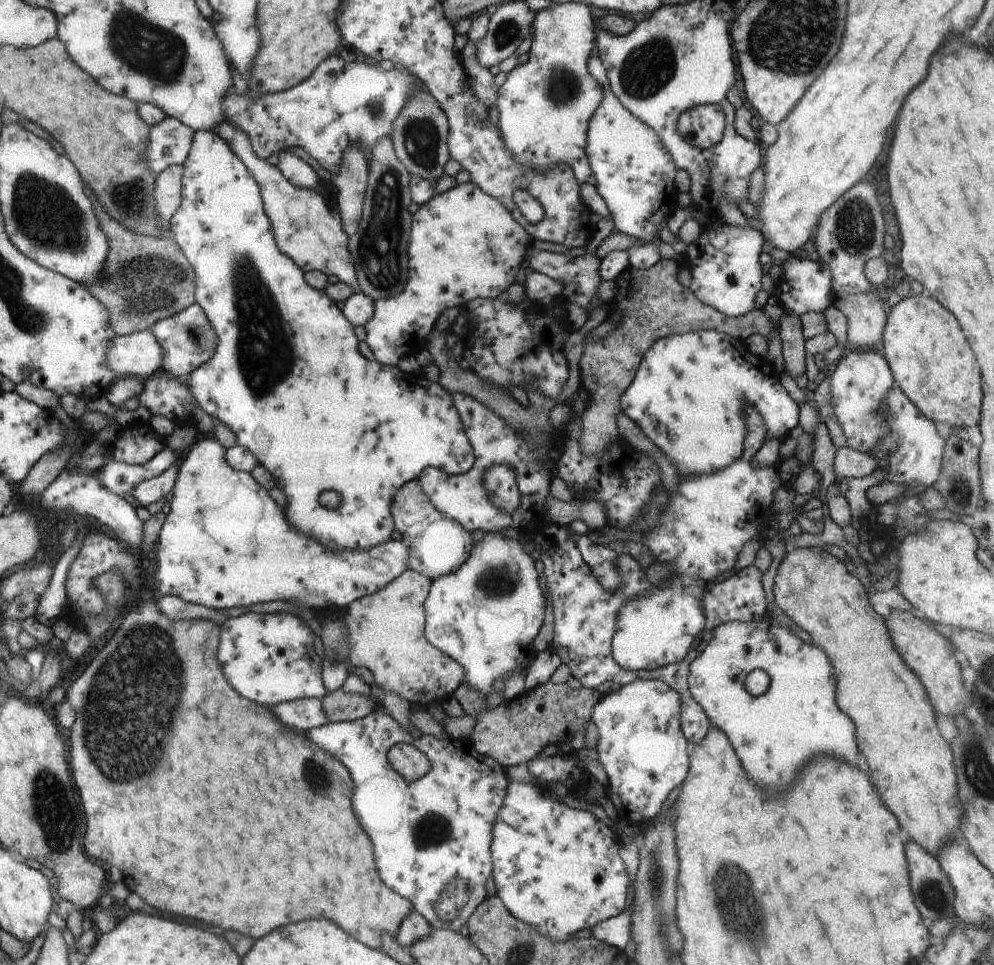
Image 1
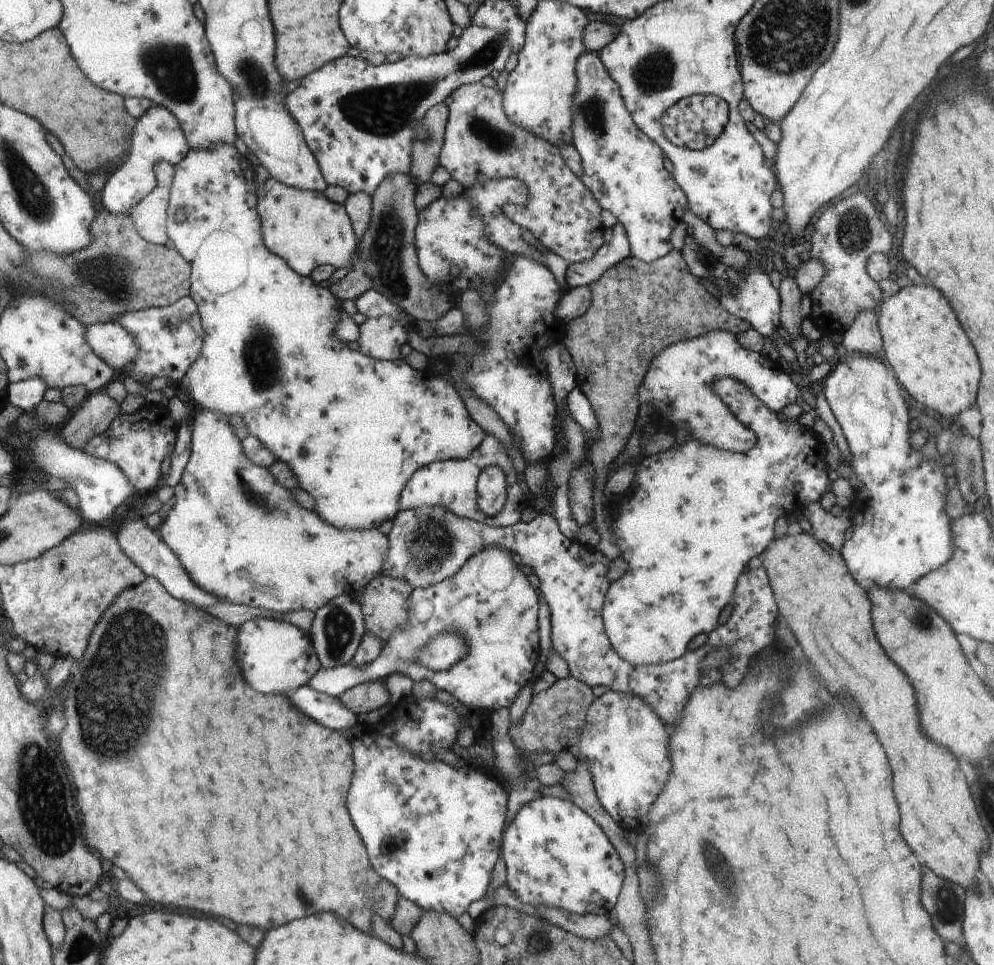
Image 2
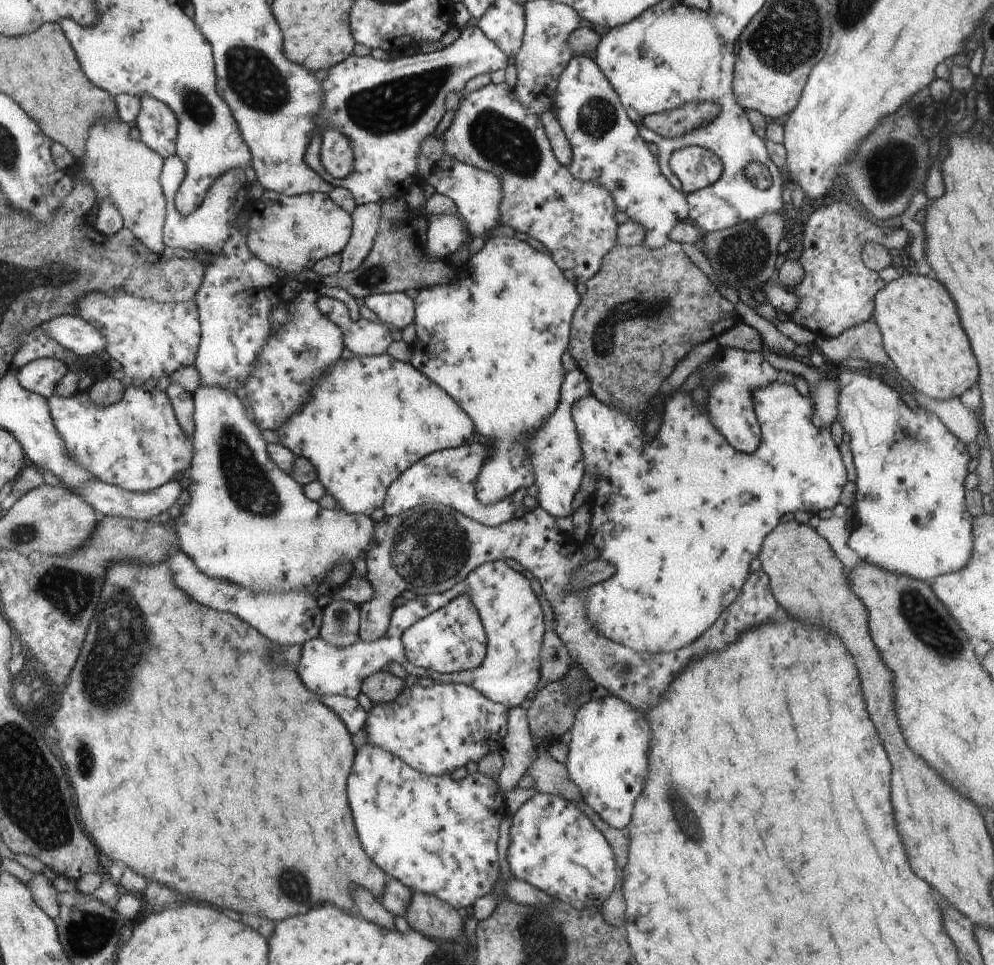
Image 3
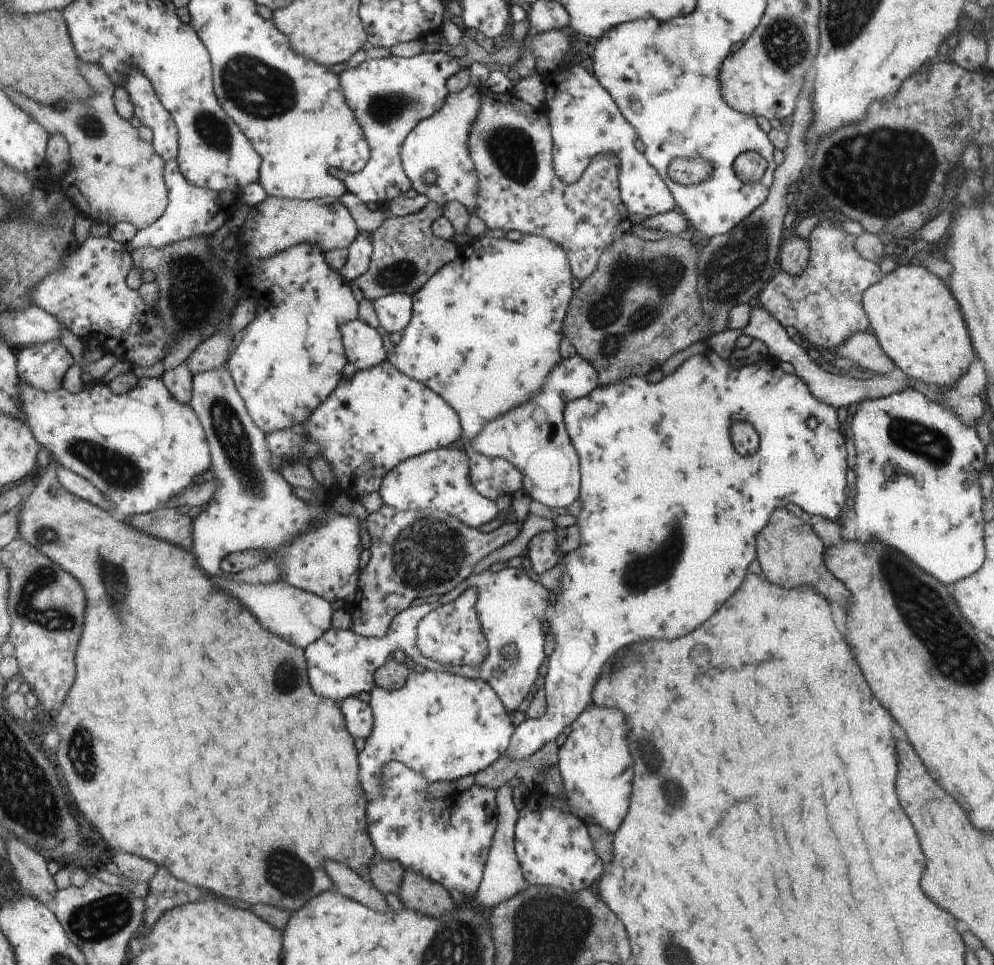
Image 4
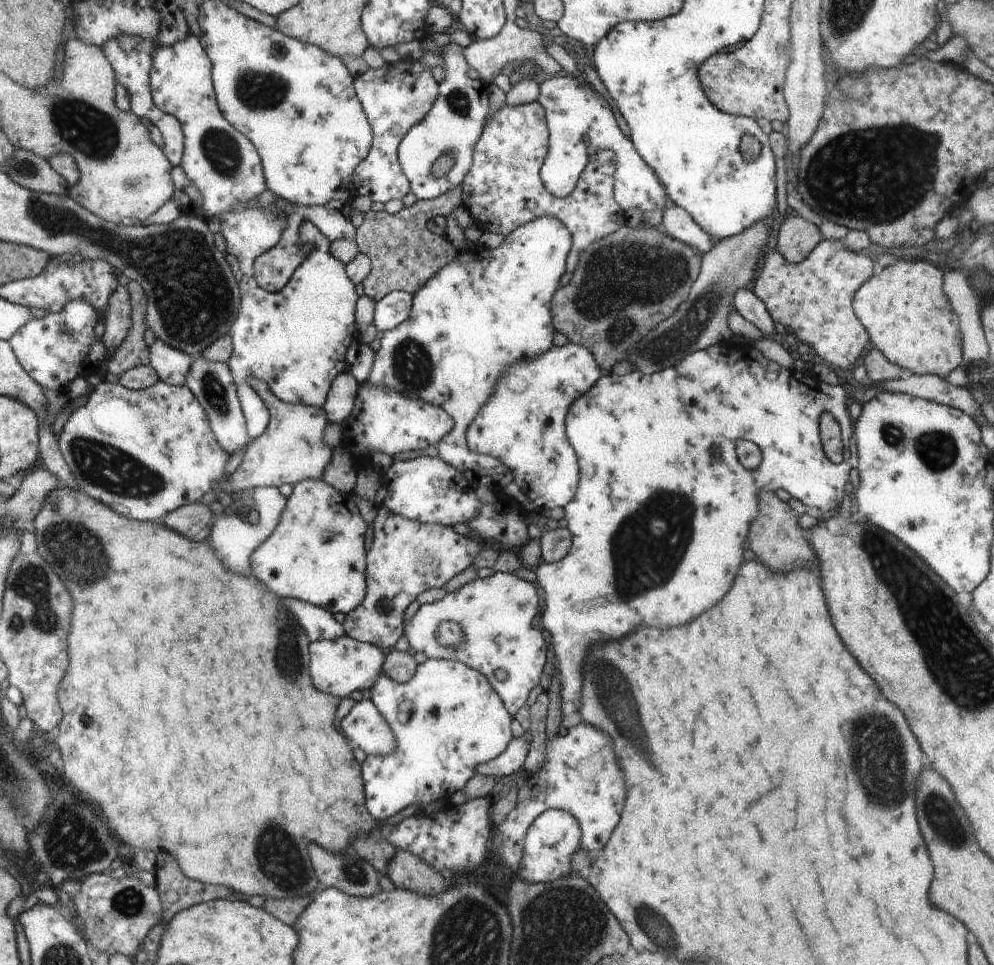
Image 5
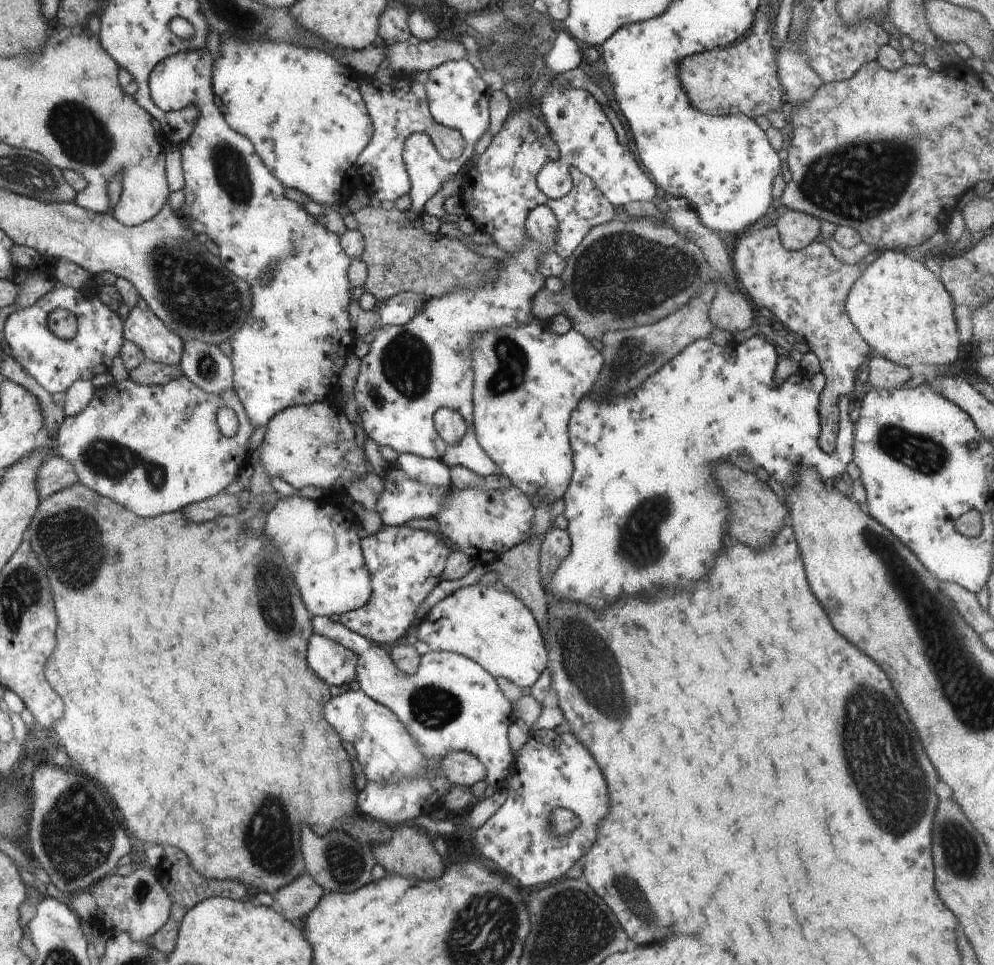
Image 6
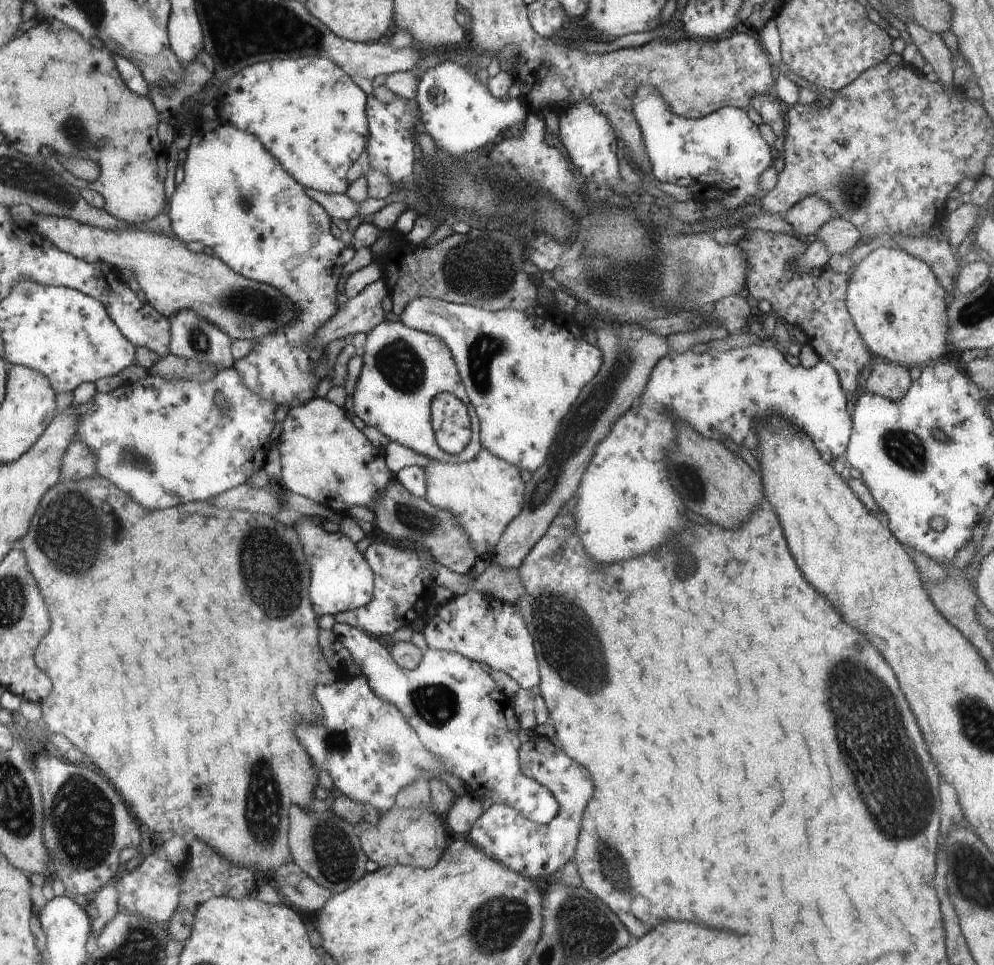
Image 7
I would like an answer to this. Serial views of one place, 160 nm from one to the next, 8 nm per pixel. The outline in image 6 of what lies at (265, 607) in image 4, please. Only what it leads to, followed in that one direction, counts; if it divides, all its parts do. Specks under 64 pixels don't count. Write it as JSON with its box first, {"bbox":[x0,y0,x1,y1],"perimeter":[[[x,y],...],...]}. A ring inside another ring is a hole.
{"bbox":[311,616,517,826],"perimeter":[[[313,616],[311,625],[313,634],[325,636],[358,655],[356,672],[361,691],[396,714],[426,759],[441,759],[452,751],[472,753],[486,767],[486,782],[490,786],[496,785],[497,788],[505,787],[506,778],[513,771],[515,760],[515,754],[509,745],[508,729],[517,716],[498,687],[496,679],[480,664],[458,653],[430,652],[421,656],[416,674],[408,676],[396,668],[388,650],[346,628],[335,618]],[[438,777],[431,785],[418,784],[416,781],[400,781],[396,786],[394,783],[386,783],[385,786],[381,787],[377,782],[368,781],[365,788],[357,794],[357,807],[363,816],[369,816],[382,824],[400,826],[423,814],[432,815],[444,807],[442,802],[452,784],[444,777]]]}

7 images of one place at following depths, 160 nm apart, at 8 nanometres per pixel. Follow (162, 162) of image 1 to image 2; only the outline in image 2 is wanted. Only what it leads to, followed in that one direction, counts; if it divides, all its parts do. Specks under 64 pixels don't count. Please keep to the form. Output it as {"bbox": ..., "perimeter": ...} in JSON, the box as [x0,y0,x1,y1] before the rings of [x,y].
{"bbox":[99,105,191,216],"perimeter":[[[159,105],[148,108],[140,118],[136,119],[131,143],[130,158],[122,168],[118,168],[108,177],[105,188],[99,195],[104,210],[108,210],[114,216],[129,214],[144,196],[148,196],[154,190],[157,182],[151,169],[158,160],[176,165],[191,150],[188,148],[186,136],[180,130],[178,120],[164,106]]]}

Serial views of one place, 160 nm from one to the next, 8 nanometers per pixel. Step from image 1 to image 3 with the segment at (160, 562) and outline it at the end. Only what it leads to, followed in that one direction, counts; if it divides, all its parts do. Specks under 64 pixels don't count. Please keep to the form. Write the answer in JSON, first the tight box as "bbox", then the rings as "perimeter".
{"bbox":[173,386,375,597],"perimeter":[[[199,386],[193,392],[193,403],[195,422],[195,429],[192,435],[193,455],[190,466],[186,469],[188,480],[192,480],[187,487],[191,497],[190,502],[182,507],[182,513],[179,517],[174,519],[173,526],[177,534],[179,549],[192,559],[198,570],[202,570],[208,578],[231,582],[233,585],[241,586],[254,593],[306,591],[308,594],[317,597],[319,584],[337,565],[341,563],[353,564],[358,558],[366,558],[372,544],[373,534],[375,533],[375,522],[366,515],[354,516],[342,510],[322,508],[316,501],[308,499],[302,490],[303,486],[298,484],[287,472],[280,470],[280,467],[268,456],[267,443],[260,433],[260,428],[247,416],[246,408],[236,394],[225,391],[219,386]]]}

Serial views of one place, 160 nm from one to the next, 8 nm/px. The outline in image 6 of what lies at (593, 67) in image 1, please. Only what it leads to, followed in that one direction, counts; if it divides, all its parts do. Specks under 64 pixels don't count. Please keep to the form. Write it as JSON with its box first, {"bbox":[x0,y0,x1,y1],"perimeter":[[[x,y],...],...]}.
{"bbox":[536,82,658,209],"perimeter":[[[550,82],[543,88],[539,104],[552,140],[559,150],[558,159],[544,164],[536,174],[536,185],[546,197],[559,199],[573,189],[571,169],[587,174],[617,209],[628,202],[652,202],[658,196],[658,186],[640,169],[630,149],[620,144],[602,107],[586,89],[558,90]]]}

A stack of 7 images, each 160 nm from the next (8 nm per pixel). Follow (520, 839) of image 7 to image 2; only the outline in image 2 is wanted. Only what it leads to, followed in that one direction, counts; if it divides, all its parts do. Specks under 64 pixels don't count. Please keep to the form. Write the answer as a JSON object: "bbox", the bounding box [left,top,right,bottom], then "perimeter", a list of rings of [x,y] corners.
{"bbox":[576,691,672,833],"perimeter":[[[607,691],[603,696],[595,698],[595,702],[590,706],[584,718],[582,734],[578,738],[576,758],[584,760],[588,764],[598,801],[620,828],[640,833],[646,827],[648,810],[650,810],[652,802],[658,798],[658,794],[662,792],[662,788],[672,772],[670,756],[668,756],[669,734],[670,729],[666,732],[662,720],[638,696]]]}

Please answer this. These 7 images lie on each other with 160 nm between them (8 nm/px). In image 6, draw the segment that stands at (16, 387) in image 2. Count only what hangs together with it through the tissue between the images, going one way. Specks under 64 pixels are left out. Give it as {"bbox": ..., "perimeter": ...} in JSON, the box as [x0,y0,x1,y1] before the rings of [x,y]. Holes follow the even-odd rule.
{"bbox":[4,287,123,395],"perimeter":[[[74,287],[46,293],[32,307],[9,315],[4,327],[4,342],[12,358],[51,395],[66,392],[78,379],[91,381],[94,376],[109,372],[114,357],[121,351],[122,337],[123,323],[118,314],[102,304],[95,292],[84,293]],[[55,308],[64,308],[76,316],[78,331],[71,342],[57,338],[48,329],[48,314]]]}

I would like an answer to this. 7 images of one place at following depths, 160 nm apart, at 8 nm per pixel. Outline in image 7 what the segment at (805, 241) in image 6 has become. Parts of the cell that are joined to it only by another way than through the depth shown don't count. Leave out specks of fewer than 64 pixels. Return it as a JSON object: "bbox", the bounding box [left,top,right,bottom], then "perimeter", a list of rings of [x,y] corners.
{"bbox":[782,196,835,237],"perimeter":[[[816,196],[802,199],[799,203],[796,203],[790,210],[787,210],[787,212],[782,215],[783,219],[790,224],[792,233],[800,237],[807,236],[809,234],[816,235],[819,228],[834,216],[835,214],[831,209],[831,206],[828,206],[827,202],[822,201]]]}

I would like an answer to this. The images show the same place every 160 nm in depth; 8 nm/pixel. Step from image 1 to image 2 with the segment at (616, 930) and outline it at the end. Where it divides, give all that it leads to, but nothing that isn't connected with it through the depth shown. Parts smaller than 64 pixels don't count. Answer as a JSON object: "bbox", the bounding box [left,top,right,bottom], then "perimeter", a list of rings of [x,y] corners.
{"bbox":[536,906,614,940],"perimeter":[[[536,906],[536,909],[546,921],[580,938],[596,940],[602,936],[611,936],[610,932],[614,928],[609,916],[590,914],[580,916],[552,906]]]}

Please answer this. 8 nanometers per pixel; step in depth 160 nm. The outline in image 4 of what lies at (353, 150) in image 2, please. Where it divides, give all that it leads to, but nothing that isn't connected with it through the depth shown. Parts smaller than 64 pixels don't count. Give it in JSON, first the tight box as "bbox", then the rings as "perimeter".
{"bbox":[330,51,469,206],"perimeter":[[[442,51],[422,52],[413,57],[391,55],[385,59],[366,59],[359,66],[348,68],[338,75],[346,104],[355,114],[356,122],[363,128],[370,149],[368,164],[359,173],[351,175],[350,173],[338,172],[336,169],[330,170],[333,176],[344,183],[347,192],[355,194],[360,202],[365,205],[376,202],[376,204],[384,206],[384,204],[389,204],[394,198],[411,189],[410,179],[406,176],[401,161],[403,142],[420,121],[436,114],[444,106],[446,97],[449,95],[447,80],[454,74],[458,74],[461,68],[468,68],[469,70],[469,66],[461,66],[465,64],[465,58],[467,58],[466,54]]]}

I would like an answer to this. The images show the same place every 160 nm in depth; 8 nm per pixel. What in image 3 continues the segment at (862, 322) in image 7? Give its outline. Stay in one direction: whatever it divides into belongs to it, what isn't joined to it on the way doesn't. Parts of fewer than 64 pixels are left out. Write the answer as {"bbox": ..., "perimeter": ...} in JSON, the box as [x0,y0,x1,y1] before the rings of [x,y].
{"bbox":[872,272,978,401],"perimeter":[[[916,272],[905,274],[890,283],[886,283],[875,294],[875,307],[872,320],[881,330],[884,350],[894,362],[896,370],[905,378],[906,385],[929,399],[947,401],[958,399],[966,390],[978,382],[978,362],[970,350],[970,342],[960,326],[956,304],[950,294],[932,277],[918,275]]]}

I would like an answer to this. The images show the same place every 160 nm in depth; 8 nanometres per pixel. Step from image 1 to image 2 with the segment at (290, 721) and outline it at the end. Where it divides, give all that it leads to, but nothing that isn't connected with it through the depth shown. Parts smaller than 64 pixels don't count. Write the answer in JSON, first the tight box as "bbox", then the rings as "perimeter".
{"bbox":[286,685,357,732],"perimeter":[[[306,685],[300,686],[296,692],[286,696],[302,714],[330,730],[342,732],[357,723],[357,715],[352,712],[352,708],[344,706],[338,697],[331,698]]]}

